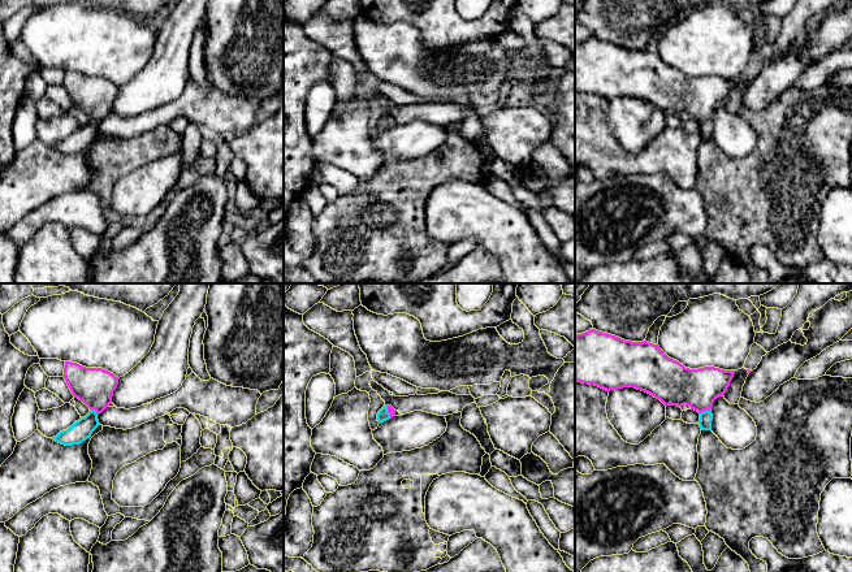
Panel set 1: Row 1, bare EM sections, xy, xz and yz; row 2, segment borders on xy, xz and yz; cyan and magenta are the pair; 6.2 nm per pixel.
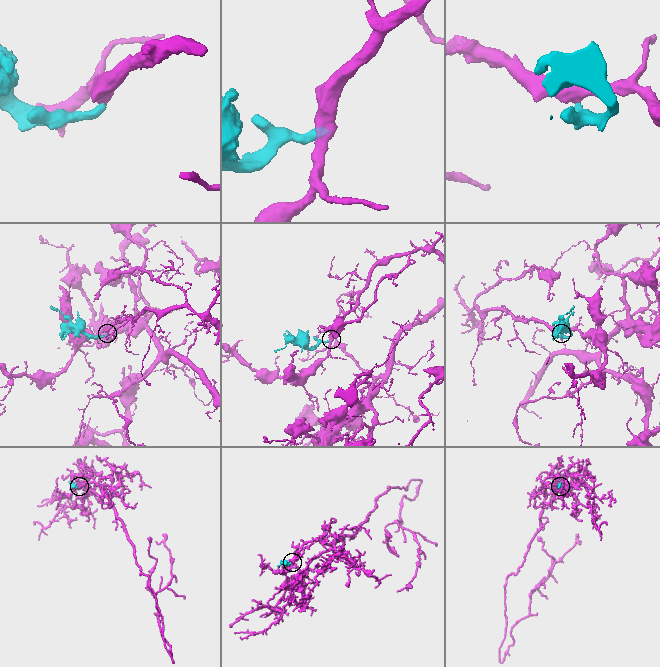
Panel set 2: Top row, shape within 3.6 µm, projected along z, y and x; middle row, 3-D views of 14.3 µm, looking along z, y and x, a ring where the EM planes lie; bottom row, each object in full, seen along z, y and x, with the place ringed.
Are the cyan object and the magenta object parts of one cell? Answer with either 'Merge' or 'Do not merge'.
Merge

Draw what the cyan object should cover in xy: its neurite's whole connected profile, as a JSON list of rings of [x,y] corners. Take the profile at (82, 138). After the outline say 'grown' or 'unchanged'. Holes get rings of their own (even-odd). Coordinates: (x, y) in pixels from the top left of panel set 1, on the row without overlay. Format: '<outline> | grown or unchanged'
[[[65,70],[62,86],[74,107],[82,109],[90,121],[52,148],[65,155],[79,153],[100,134],[98,124],[112,113],[118,86],[103,77],[86,77],[72,70]]] | grown

